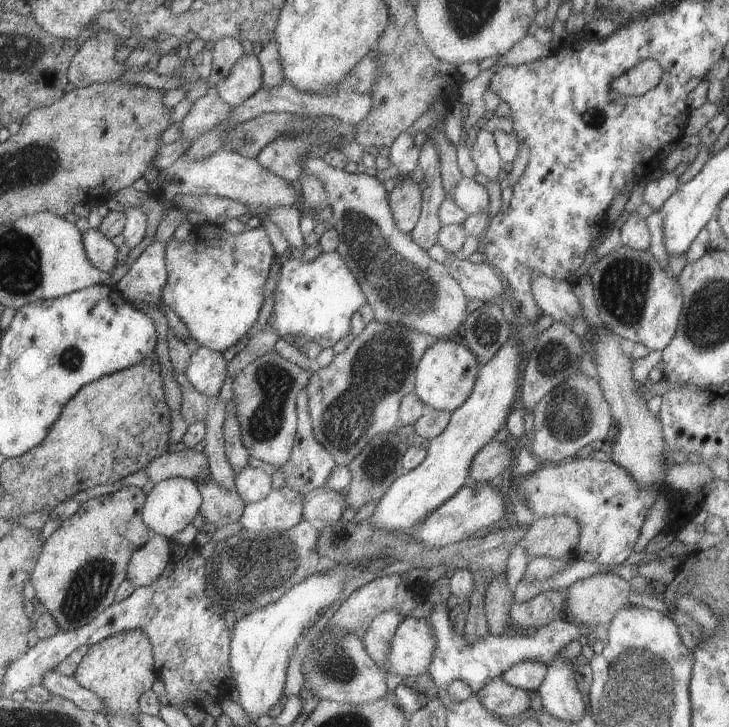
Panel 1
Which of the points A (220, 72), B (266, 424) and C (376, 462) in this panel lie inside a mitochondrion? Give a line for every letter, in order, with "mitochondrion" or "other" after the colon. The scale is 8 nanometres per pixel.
A: other
B: mitochondrion
C: mitochondrion

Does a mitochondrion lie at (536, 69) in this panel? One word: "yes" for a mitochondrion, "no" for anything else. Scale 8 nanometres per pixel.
no

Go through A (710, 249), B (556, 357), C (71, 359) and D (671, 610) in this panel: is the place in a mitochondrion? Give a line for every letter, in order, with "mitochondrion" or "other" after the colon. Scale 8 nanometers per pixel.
A: other
B: mitochondrion
C: mitochondrion
D: other

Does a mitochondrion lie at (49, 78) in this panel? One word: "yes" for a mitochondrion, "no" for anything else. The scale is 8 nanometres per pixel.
no

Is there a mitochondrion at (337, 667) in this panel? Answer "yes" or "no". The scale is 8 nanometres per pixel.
yes

